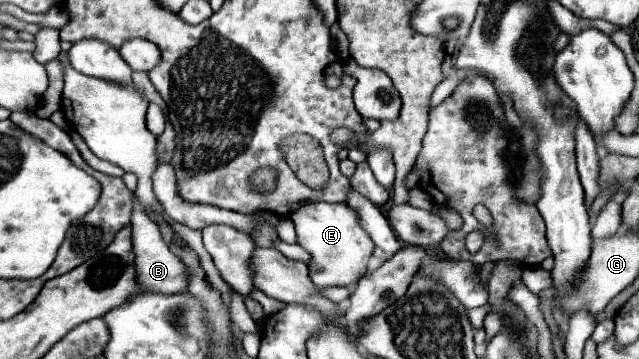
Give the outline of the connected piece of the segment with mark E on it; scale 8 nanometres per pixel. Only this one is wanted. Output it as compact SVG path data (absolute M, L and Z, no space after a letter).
M309 202L303 204L297 212L291 214L291 220L297 228L297 244L305 248L311 256L309 278L317 288L327 286L353 286L365 272L367 258L373 252L373 240L359 226L357 212L347 204L329 204L329 202Z

